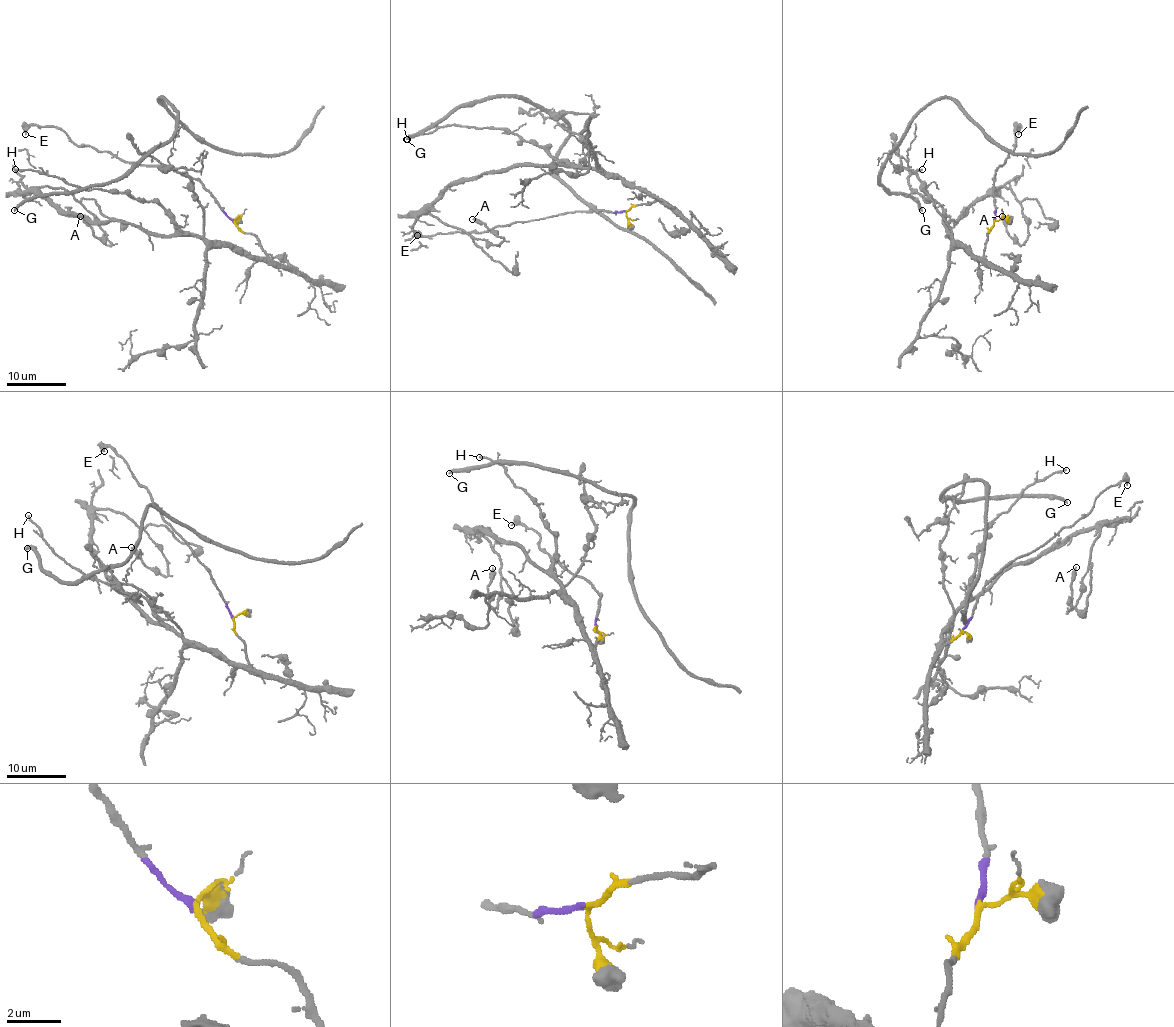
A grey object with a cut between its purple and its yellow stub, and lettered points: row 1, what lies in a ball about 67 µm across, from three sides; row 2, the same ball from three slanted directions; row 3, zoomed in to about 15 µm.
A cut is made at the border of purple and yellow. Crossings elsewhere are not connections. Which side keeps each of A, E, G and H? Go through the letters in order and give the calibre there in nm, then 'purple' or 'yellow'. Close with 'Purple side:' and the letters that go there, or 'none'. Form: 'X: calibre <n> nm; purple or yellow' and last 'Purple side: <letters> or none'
A: calibre 280 nm; yellow
E: calibre 300 nm; purple
G: calibre 320 nm; yellow
H: calibre 200 nm; yellow
Purple side: E

